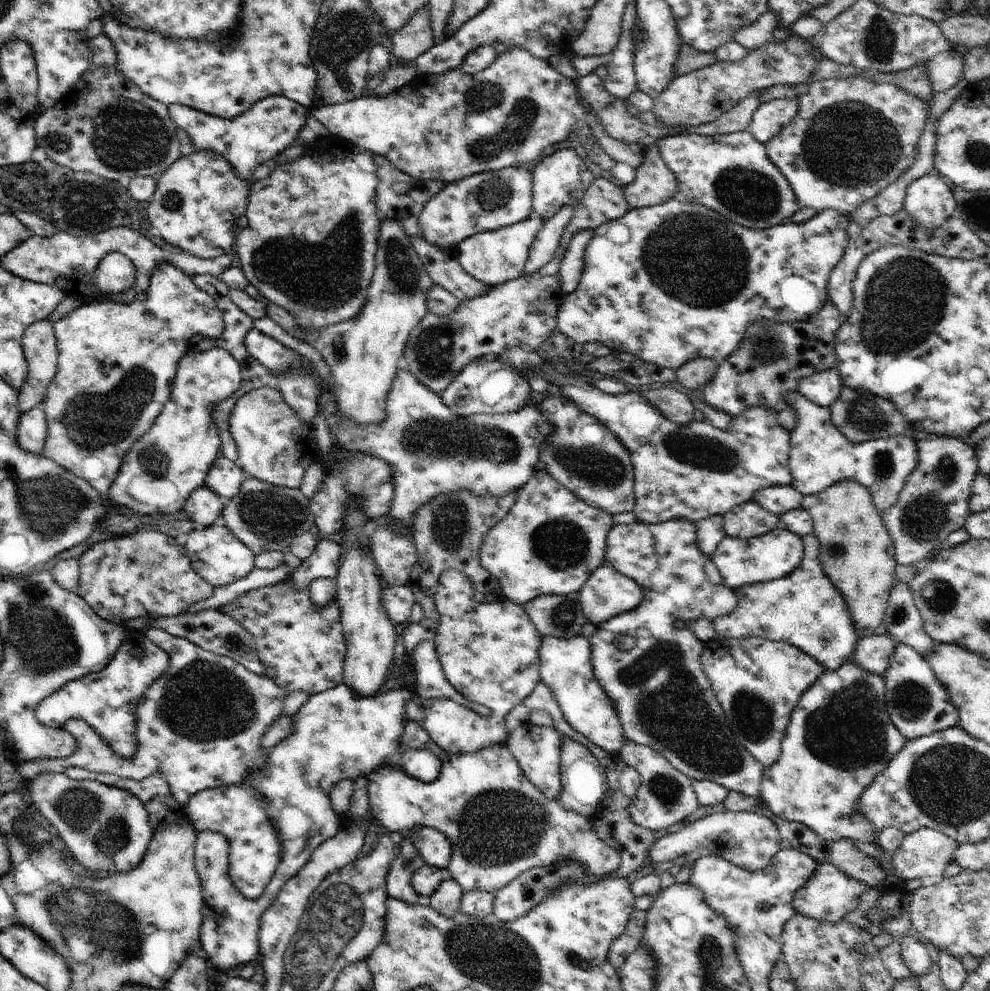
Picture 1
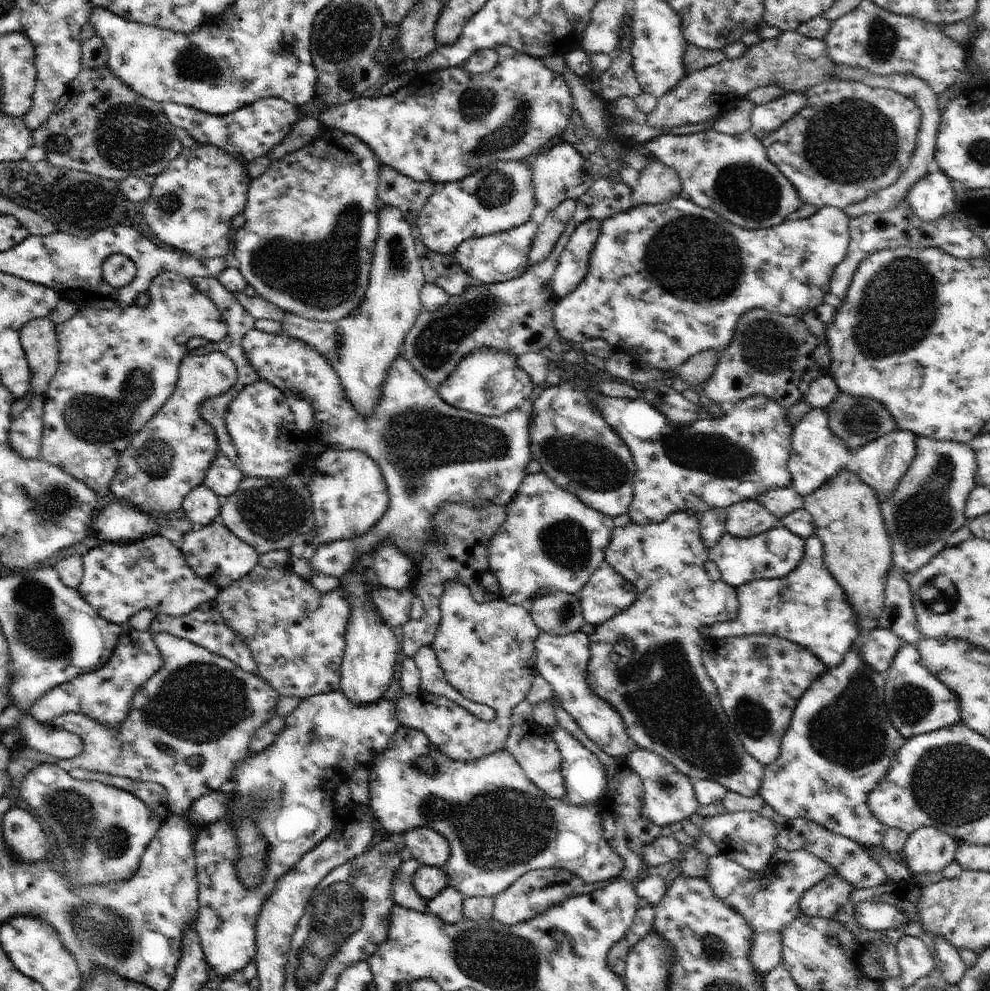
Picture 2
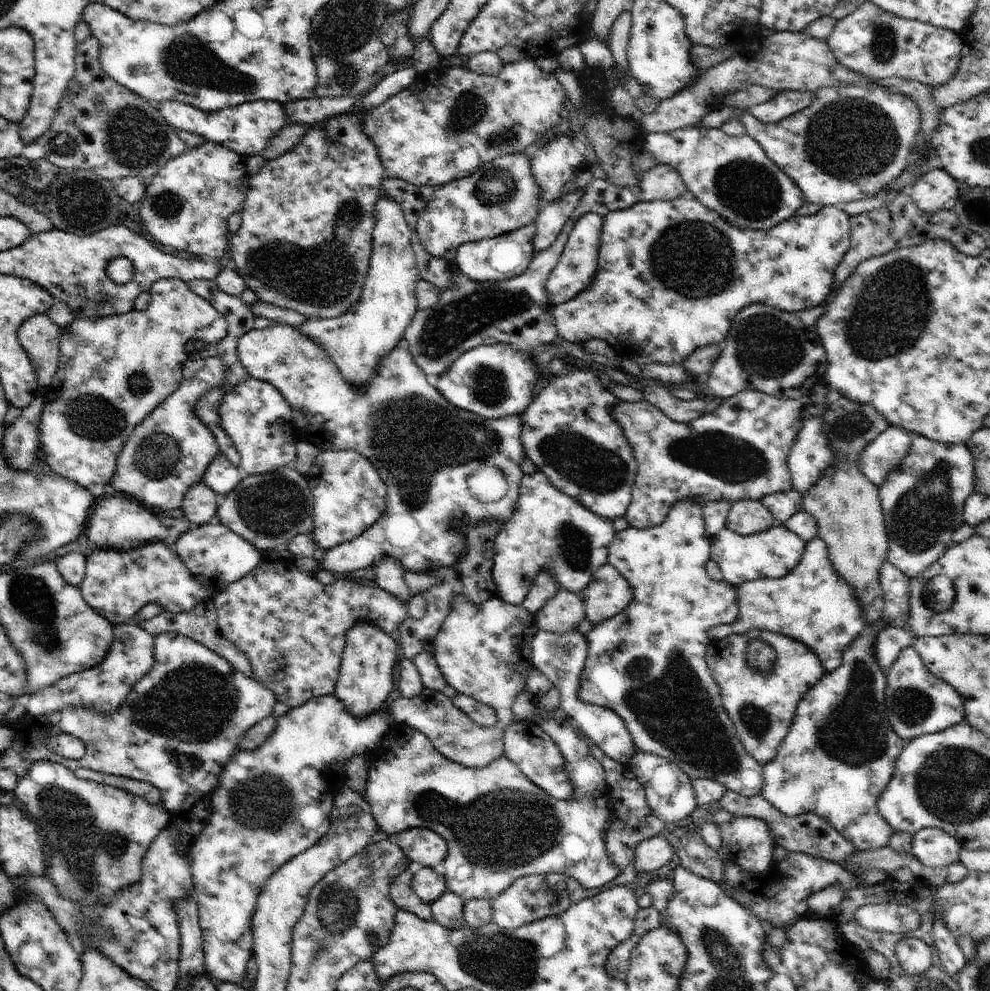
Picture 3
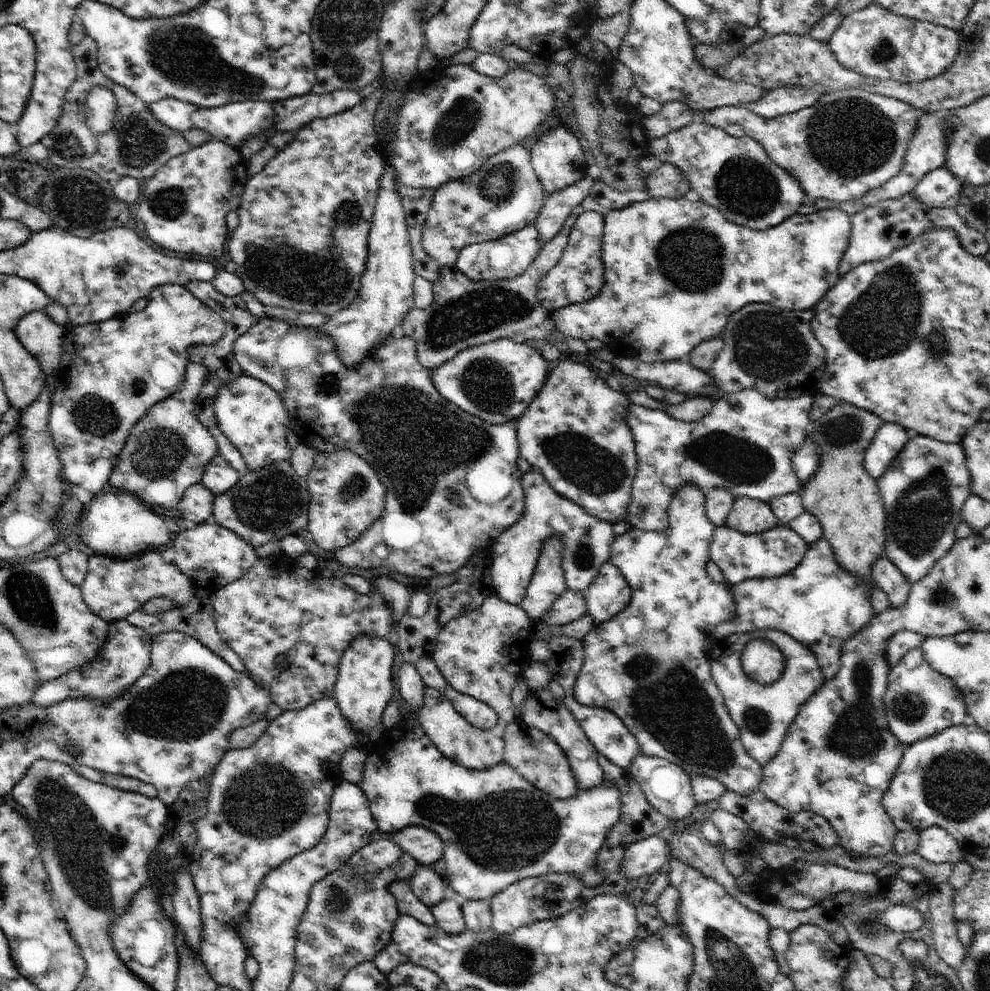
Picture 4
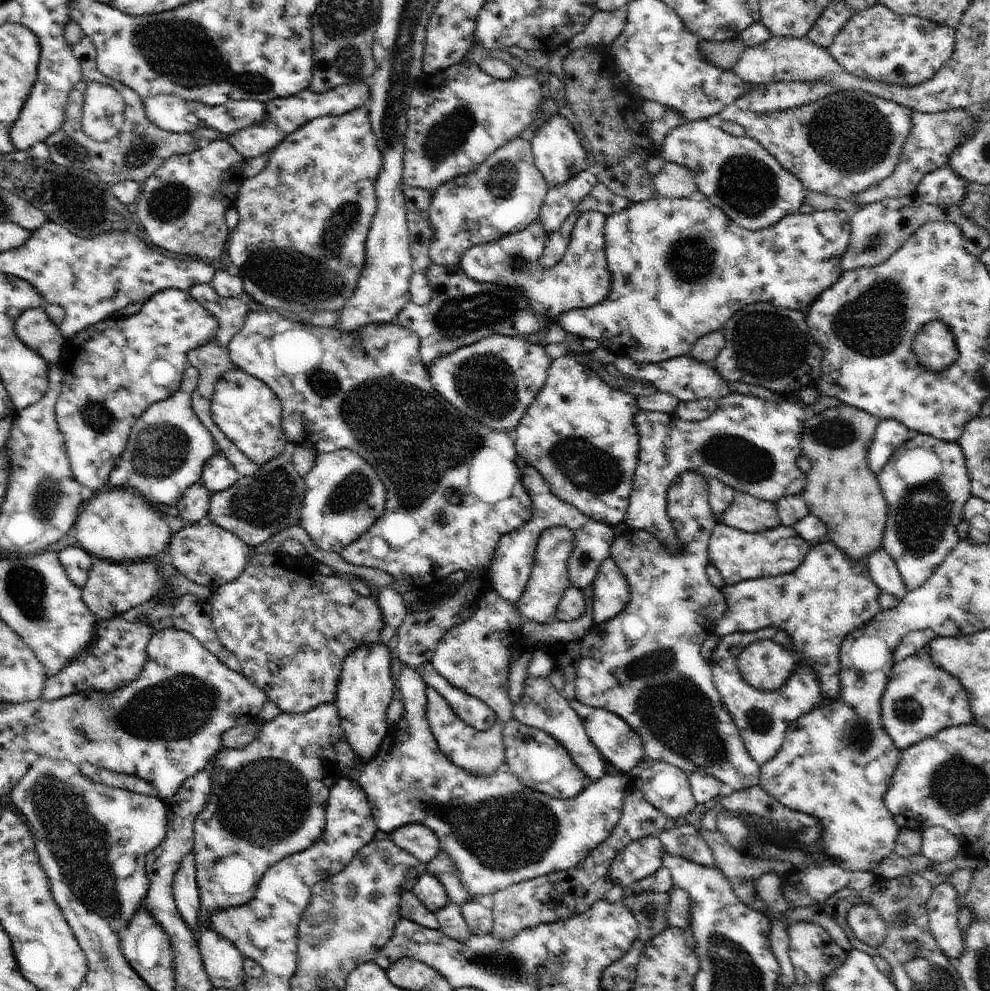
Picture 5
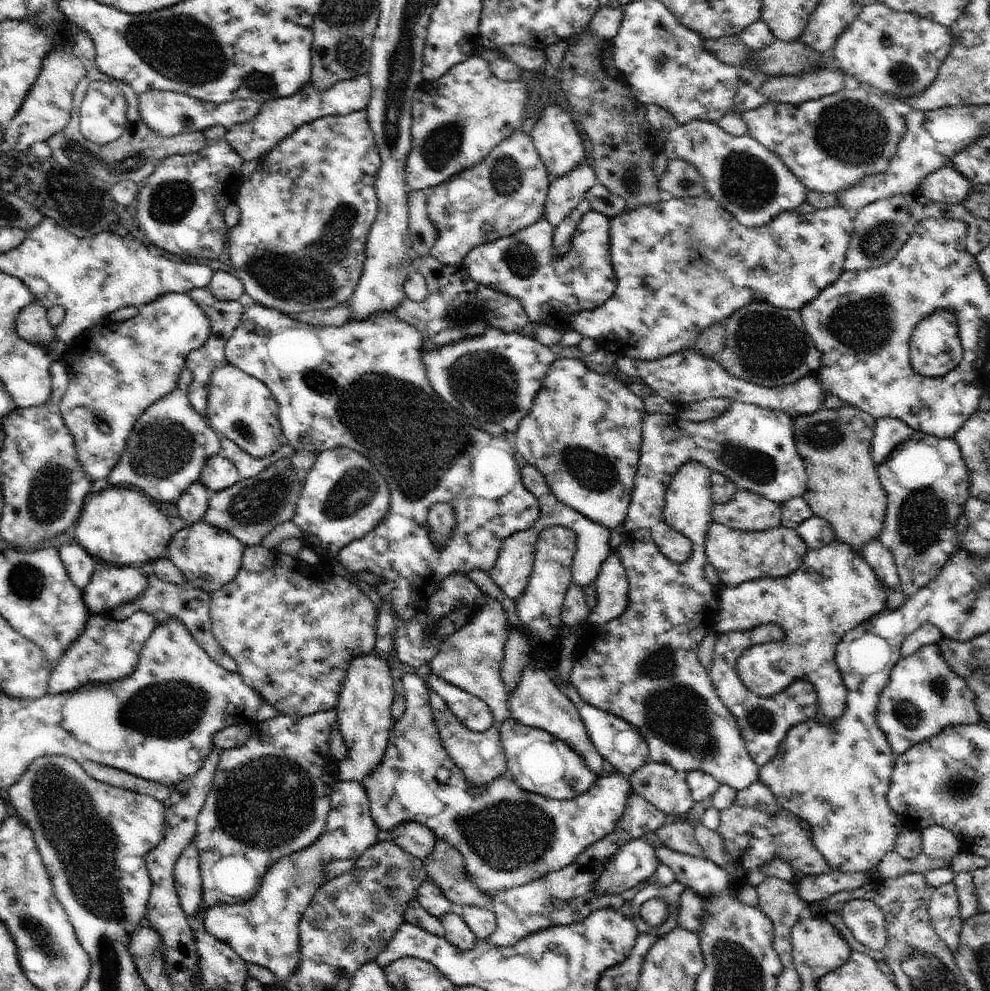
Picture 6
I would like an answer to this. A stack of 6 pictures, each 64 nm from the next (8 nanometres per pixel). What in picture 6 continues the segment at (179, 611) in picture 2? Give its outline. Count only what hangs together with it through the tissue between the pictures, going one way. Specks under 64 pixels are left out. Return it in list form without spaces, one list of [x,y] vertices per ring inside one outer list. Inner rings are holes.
[[[97,562],[90,582],[83,588],[83,600],[89,612],[102,615],[134,602],[148,588],[145,572],[142,567]]]

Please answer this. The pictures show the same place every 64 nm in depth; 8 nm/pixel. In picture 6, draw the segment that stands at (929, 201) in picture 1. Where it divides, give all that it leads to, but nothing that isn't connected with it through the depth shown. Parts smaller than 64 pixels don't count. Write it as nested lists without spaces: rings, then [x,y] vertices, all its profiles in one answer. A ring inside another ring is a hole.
[[[949,164],[929,174],[920,186],[920,193],[930,202],[960,204],[970,194],[972,185],[970,178]]]

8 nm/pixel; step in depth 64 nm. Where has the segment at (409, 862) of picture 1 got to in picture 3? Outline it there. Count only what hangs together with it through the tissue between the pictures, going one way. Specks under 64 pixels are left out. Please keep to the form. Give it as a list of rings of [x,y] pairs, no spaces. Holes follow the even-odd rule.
[[[411,862],[410,866],[390,884],[390,894],[398,909],[417,914],[418,918],[422,918],[422,920],[434,920],[430,908],[431,904],[426,904],[412,890],[412,878],[422,867],[420,863]]]

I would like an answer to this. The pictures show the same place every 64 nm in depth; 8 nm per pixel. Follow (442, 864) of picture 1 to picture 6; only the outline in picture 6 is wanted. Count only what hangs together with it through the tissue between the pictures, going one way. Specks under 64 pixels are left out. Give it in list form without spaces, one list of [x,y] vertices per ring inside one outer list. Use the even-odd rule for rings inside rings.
[[[414,821],[398,824],[390,834],[394,844],[421,861],[432,854],[437,842],[437,836],[433,830]]]

